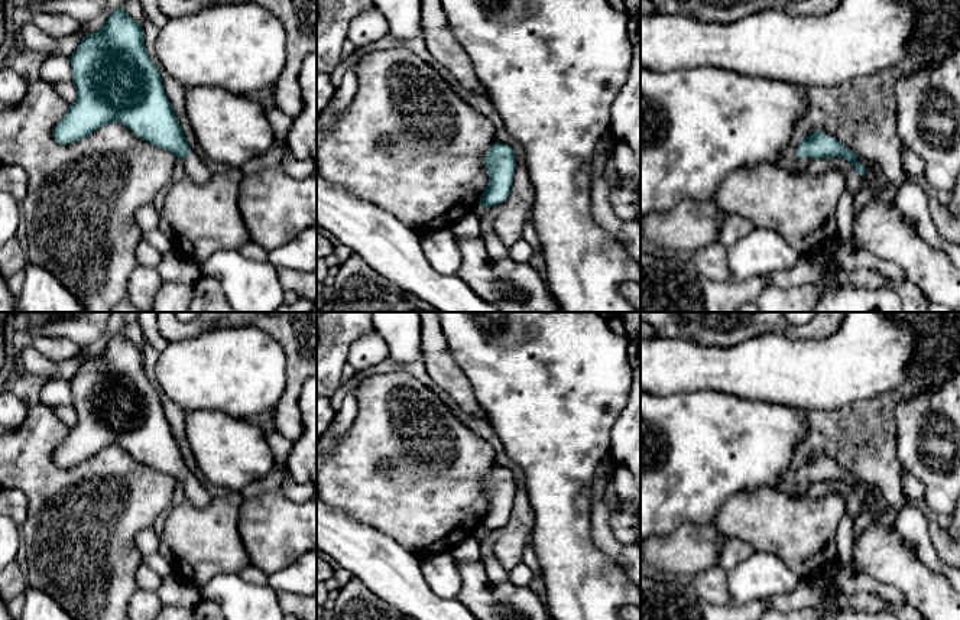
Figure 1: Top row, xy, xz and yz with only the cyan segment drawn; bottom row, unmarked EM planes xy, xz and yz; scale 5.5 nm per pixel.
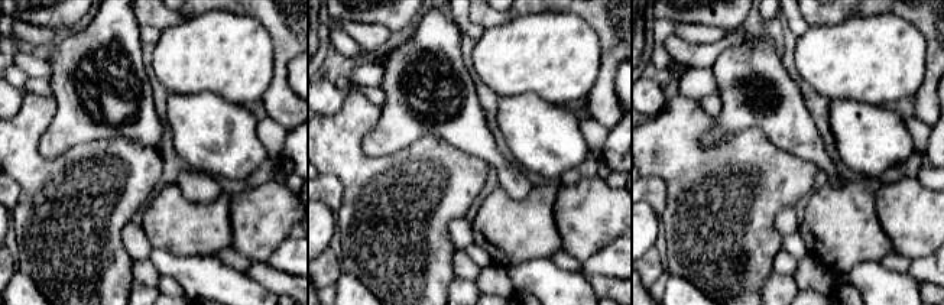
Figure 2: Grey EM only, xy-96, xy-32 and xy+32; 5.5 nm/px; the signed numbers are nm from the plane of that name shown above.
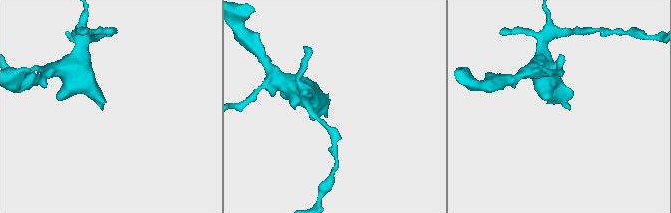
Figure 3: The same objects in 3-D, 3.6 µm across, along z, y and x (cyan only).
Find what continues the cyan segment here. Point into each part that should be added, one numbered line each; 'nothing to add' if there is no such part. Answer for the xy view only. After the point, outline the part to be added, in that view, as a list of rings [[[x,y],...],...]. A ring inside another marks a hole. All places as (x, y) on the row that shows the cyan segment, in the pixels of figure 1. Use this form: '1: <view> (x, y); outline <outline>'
1: xy (197, 169); outline [[[192,149],[189,150],[188,158],[182,158],[179,160],[184,163],[187,175],[200,185],[207,184],[214,173],[202,158]]]

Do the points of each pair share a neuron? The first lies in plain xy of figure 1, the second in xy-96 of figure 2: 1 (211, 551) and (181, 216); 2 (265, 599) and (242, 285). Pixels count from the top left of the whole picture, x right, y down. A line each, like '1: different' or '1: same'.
1: same
2: same

